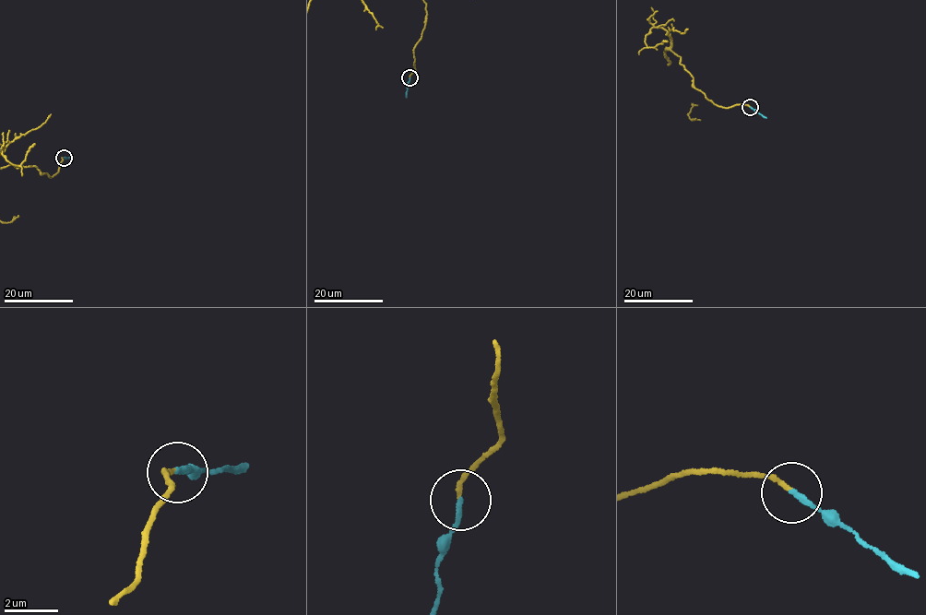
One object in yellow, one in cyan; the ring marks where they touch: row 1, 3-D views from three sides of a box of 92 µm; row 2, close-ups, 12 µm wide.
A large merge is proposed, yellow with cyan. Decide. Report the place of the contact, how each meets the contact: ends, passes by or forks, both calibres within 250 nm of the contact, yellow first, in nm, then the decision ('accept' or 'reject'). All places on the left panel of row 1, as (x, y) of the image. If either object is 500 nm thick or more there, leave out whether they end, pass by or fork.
at (64, 158); yellow ends there; cyan ends there; 150 nm thick on the yellow side, 200 nm on the other; accept

